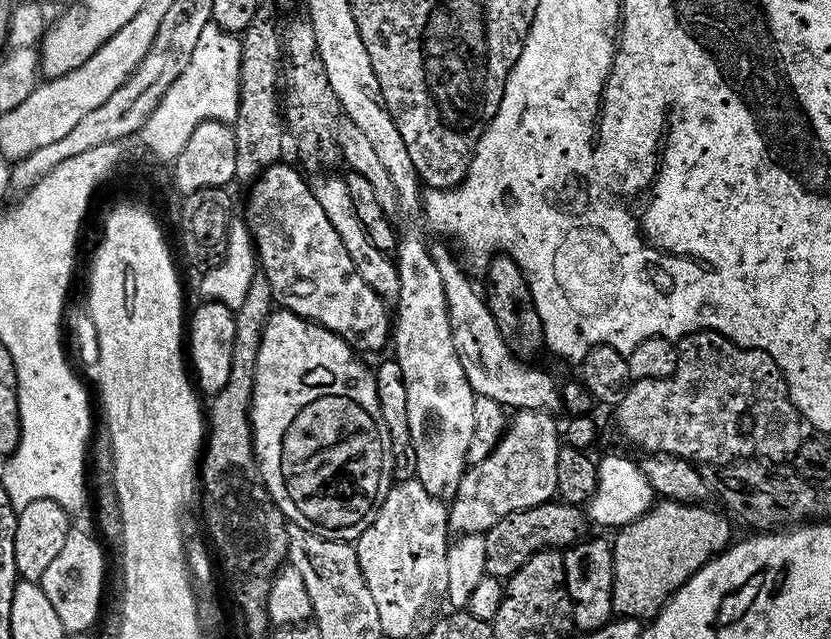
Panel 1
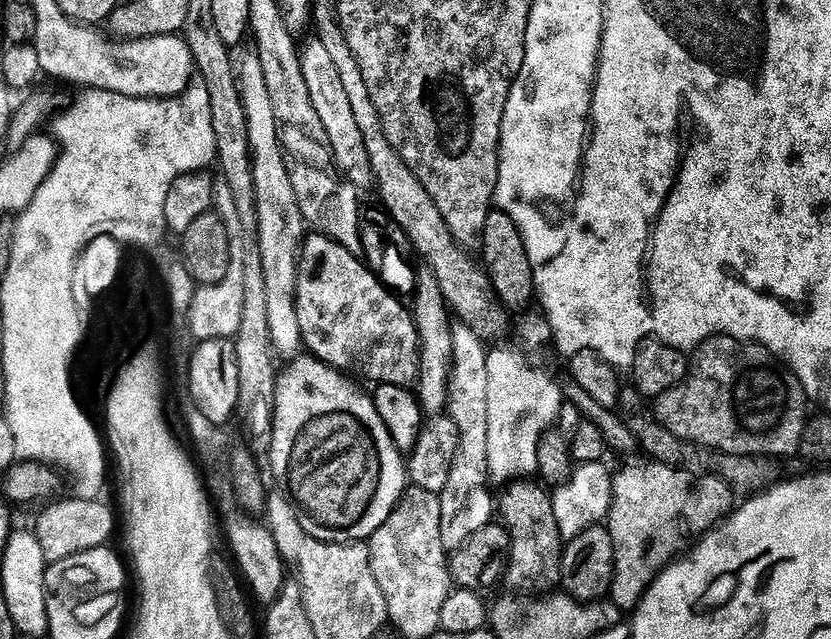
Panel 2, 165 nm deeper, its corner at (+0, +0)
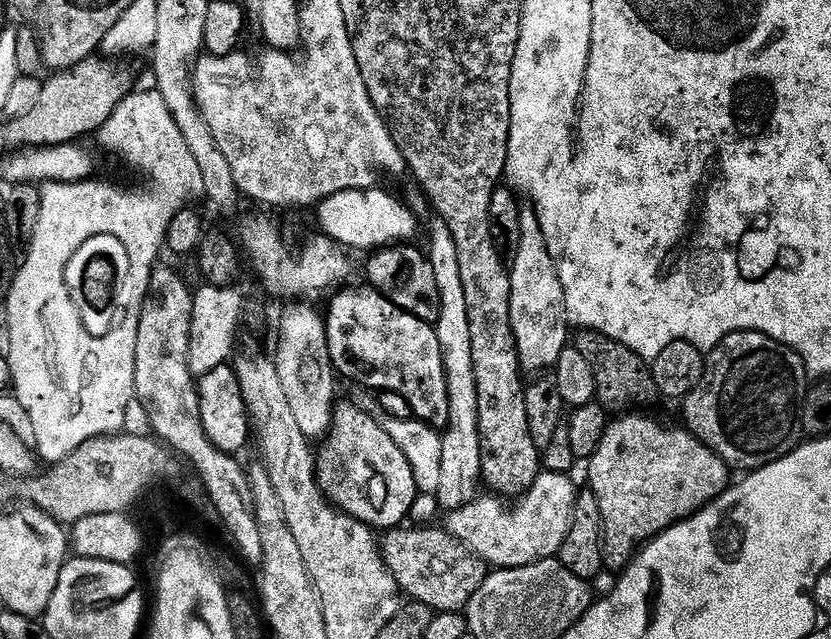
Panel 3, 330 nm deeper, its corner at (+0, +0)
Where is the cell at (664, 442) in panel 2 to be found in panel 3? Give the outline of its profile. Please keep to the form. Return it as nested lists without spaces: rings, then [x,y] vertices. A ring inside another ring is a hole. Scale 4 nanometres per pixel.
[[[587,330],[575,337],[574,347],[580,351],[582,358],[590,362],[590,370],[594,370],[596,383],[596,400],[612,414],[628,414],[633,410],[644,410],[647,404],[658,400],[656,383],[652,377],[649,361],[644,360],[634,350],[622,346],[622,342],[614,342],[614,338],[606,338],[601,332]]]

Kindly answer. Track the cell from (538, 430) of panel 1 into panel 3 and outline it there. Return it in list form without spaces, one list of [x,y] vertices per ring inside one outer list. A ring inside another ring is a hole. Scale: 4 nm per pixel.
[[[524,202],[520,205],[522,242],[518,242],[518,254],[510,262],[512,293],[510,294],[510,326],[520,355],[520,366],[525,373],[540,374],[555,369],[558,358],[569,347],[566,298],[556,260],[550,254],[546,238],[540,229],[535,207]]]

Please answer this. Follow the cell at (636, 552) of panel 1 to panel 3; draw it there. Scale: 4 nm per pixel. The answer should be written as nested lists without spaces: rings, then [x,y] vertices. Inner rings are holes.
[[[620,414],[609,423],[606,434],[602,438],[602,442],[598,446],[598,450],[593,454],[591,460],[587,461],[588,468],[588,484],[587,487],[598,498],[598,506],[602,510],[602,518],[604,519],[604,566],[610,573],[619,574],[632,563],[634,557],[639,553],[640,549],[648,543],[649,540],[655,540],[657,536],[661,536],[667,528],[673,528],[675,524],[679,524],[682,520],[688,520],[696,513],[701,512],[707,504],[711,504],[723,492],[728,491],[730,487],[730,469],[724,463],[724,459],[714,450],[710,450],[702,443],[697,436],[689,432],[687,427],[671,428],[668,424],[663,424],[660,420],[655,420],[652,416],[644,416],[648,414]]]

